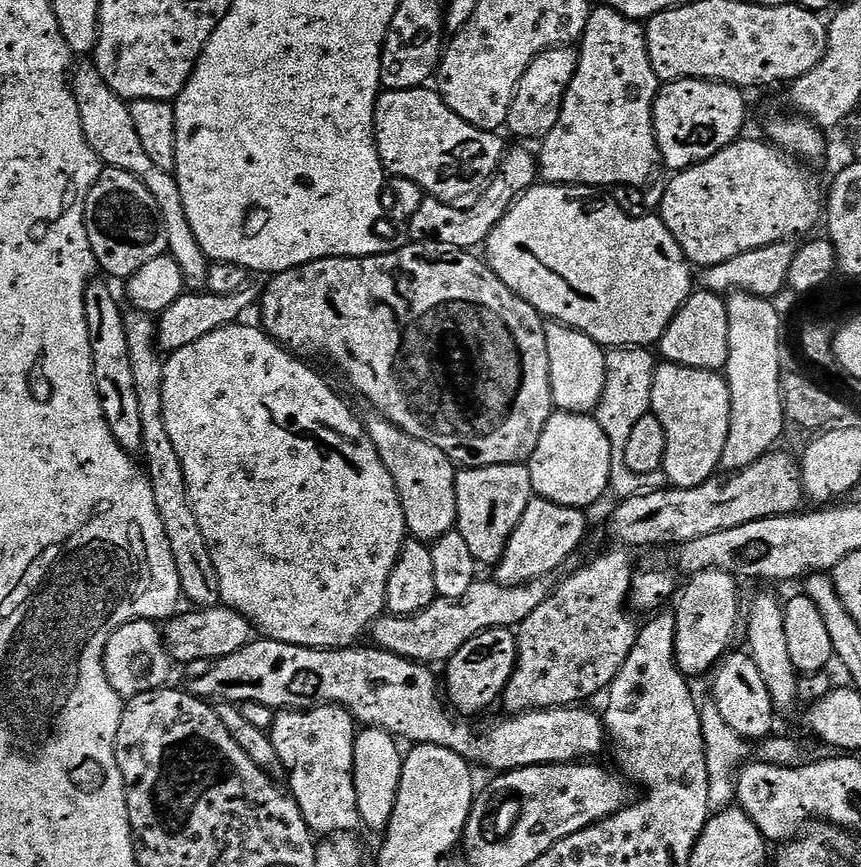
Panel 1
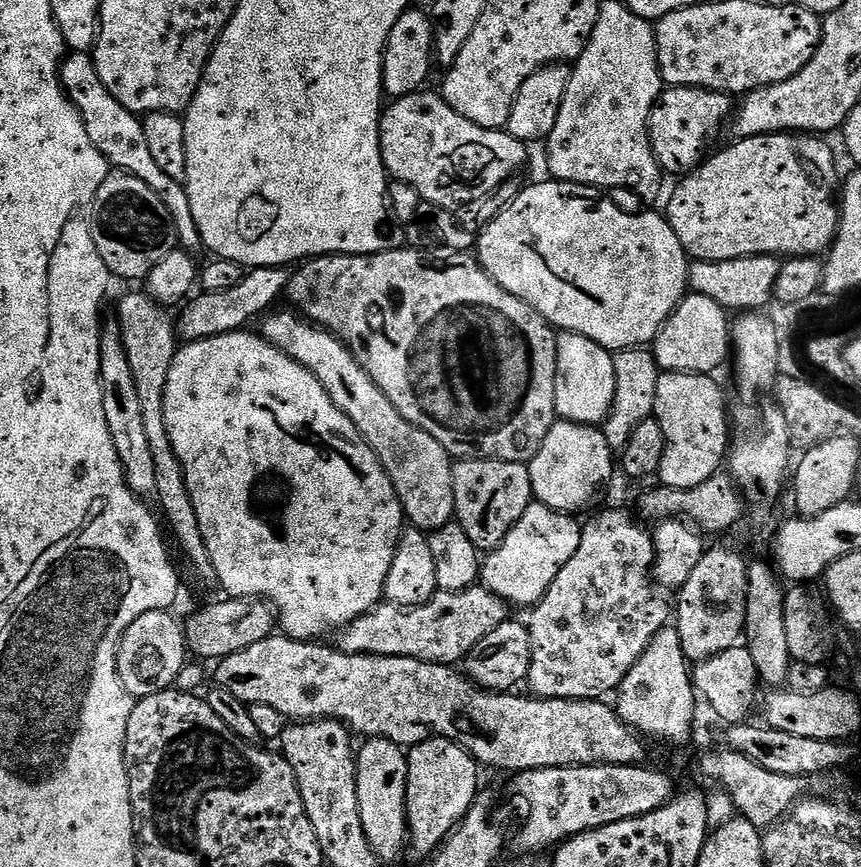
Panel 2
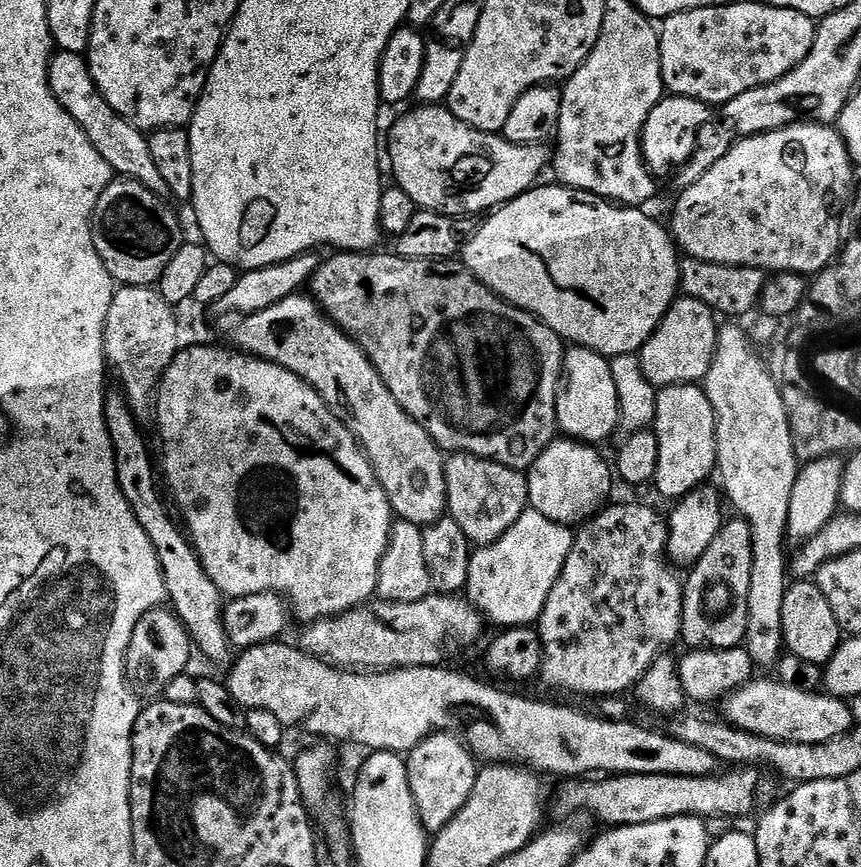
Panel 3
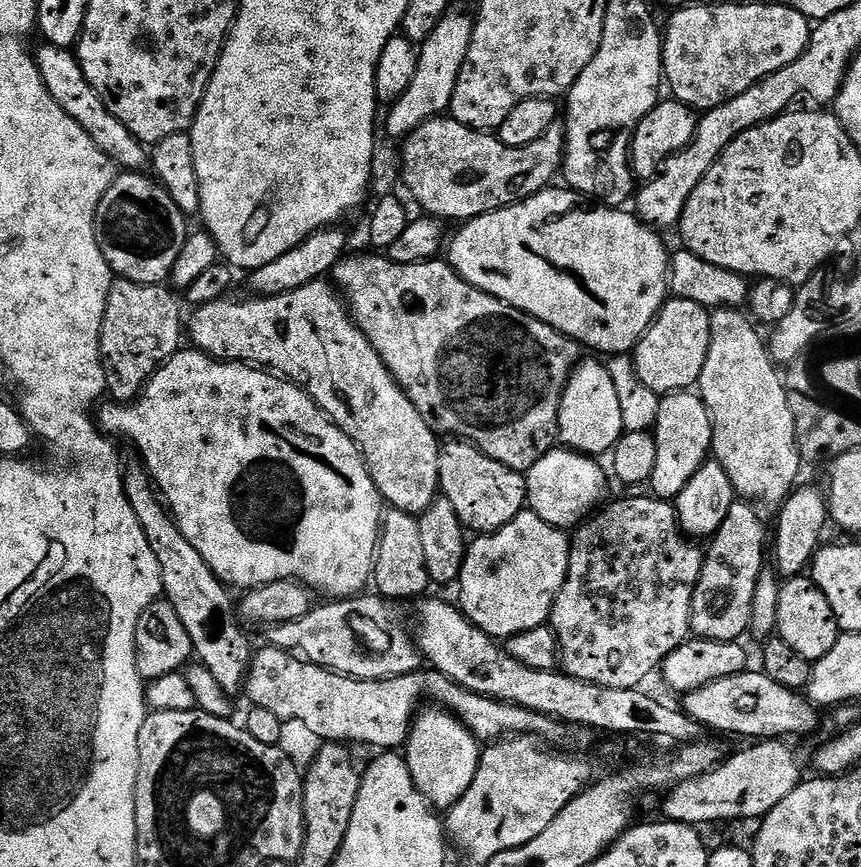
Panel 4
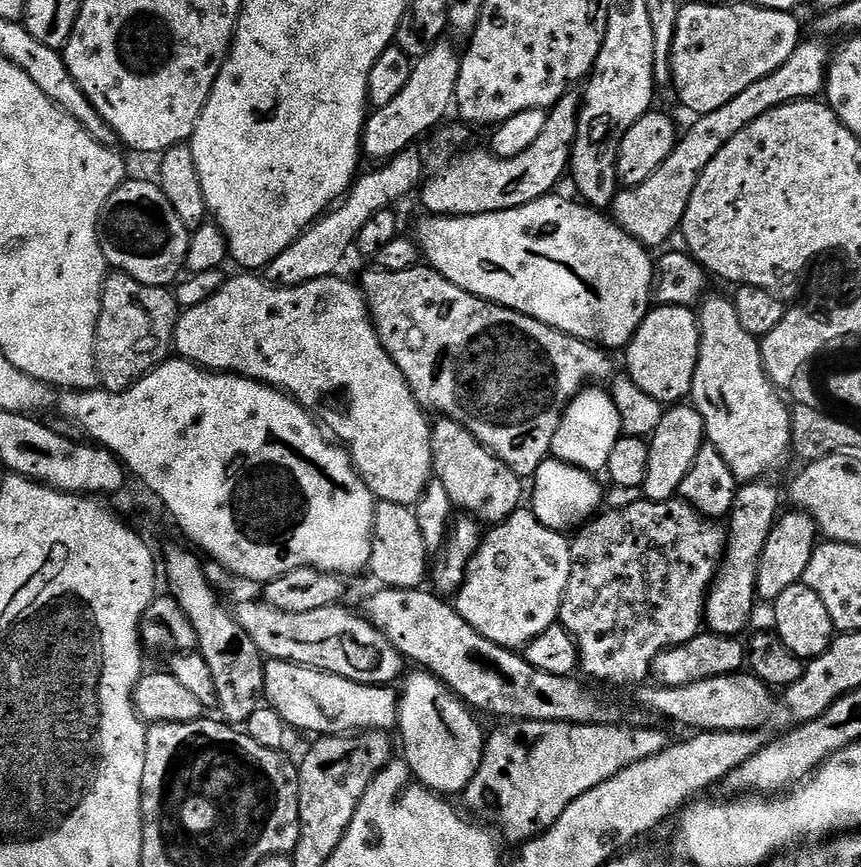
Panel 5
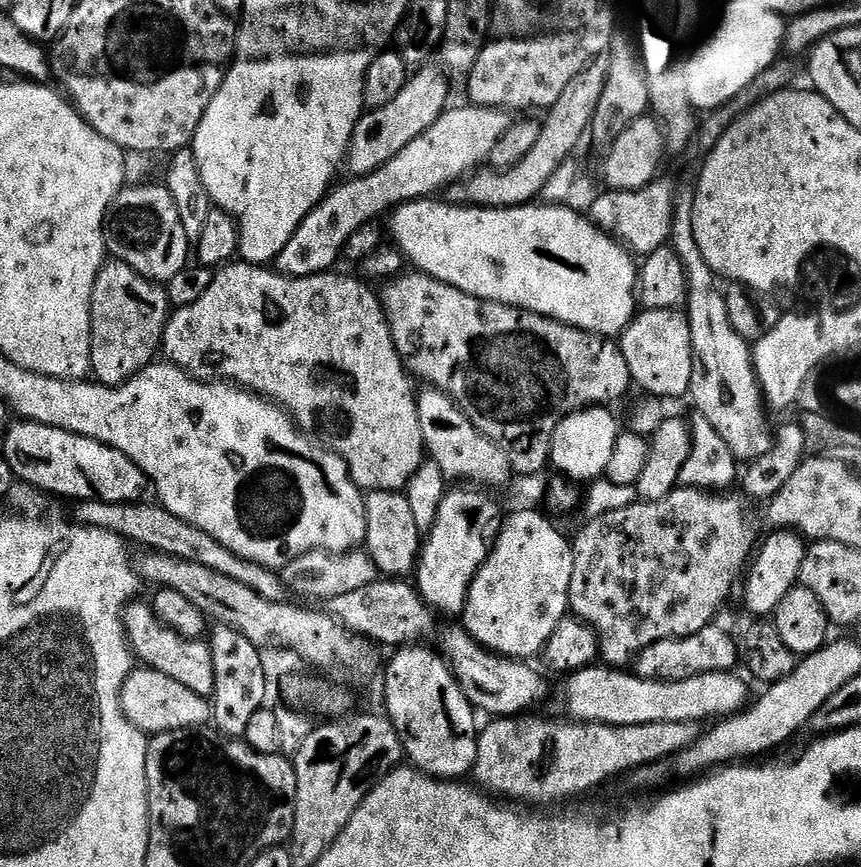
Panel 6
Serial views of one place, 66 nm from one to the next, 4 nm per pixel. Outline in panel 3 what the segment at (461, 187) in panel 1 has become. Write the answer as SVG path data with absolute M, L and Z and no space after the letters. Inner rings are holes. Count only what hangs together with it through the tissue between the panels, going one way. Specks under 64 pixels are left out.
M440 104L416 106L413 112L393 122L388 136L386 132L386 164L392 167L395 187L406 190L417 209L453 218L472 216L475 212L491 213L537 187L539 180L536 179L550 164L550 152L546 149L544 144L515 144L505 140L503 135L474 130L459 120L447 106Z

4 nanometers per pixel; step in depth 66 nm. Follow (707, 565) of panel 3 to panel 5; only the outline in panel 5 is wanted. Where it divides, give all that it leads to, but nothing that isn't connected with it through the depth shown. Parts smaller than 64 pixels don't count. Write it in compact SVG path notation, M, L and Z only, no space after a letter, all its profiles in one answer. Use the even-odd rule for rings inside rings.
M744 482L736 489L734 506L726 520L724 560L716 574L716 580L708 589L708 601L704 603L704 622L709 633L717 636L739 637L749 631L752 611L758 605L756 579L760 559L766 550L766 538L781 515L780 492L768 482Z

